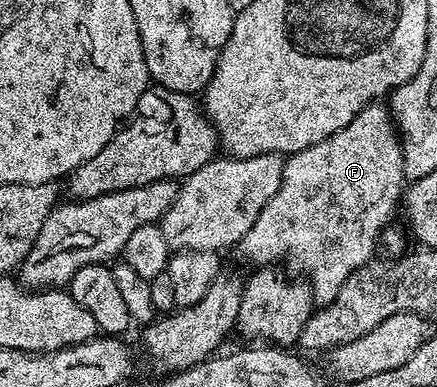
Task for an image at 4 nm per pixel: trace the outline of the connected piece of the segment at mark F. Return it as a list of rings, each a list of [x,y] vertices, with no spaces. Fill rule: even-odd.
[[[371,102],[347,128],[339,128],[327,140],[319,140],[319,144],[285,158],[279,192],[267,200],[263,212],[251,224],[251,232],[239,243],[239,251],[247,261],[254,262],[254,267],[283,264],[286,271],[304,276],[313,289],[314,303],[323,307],[339,296],[339,288],[343,288],[351,272],[366,266],[374,257],[373,249],[378,249],[381,232],[390,225],[389,217],[396,210],[398,213],[406,185],[401,140],[393,116],[388,105]]]

